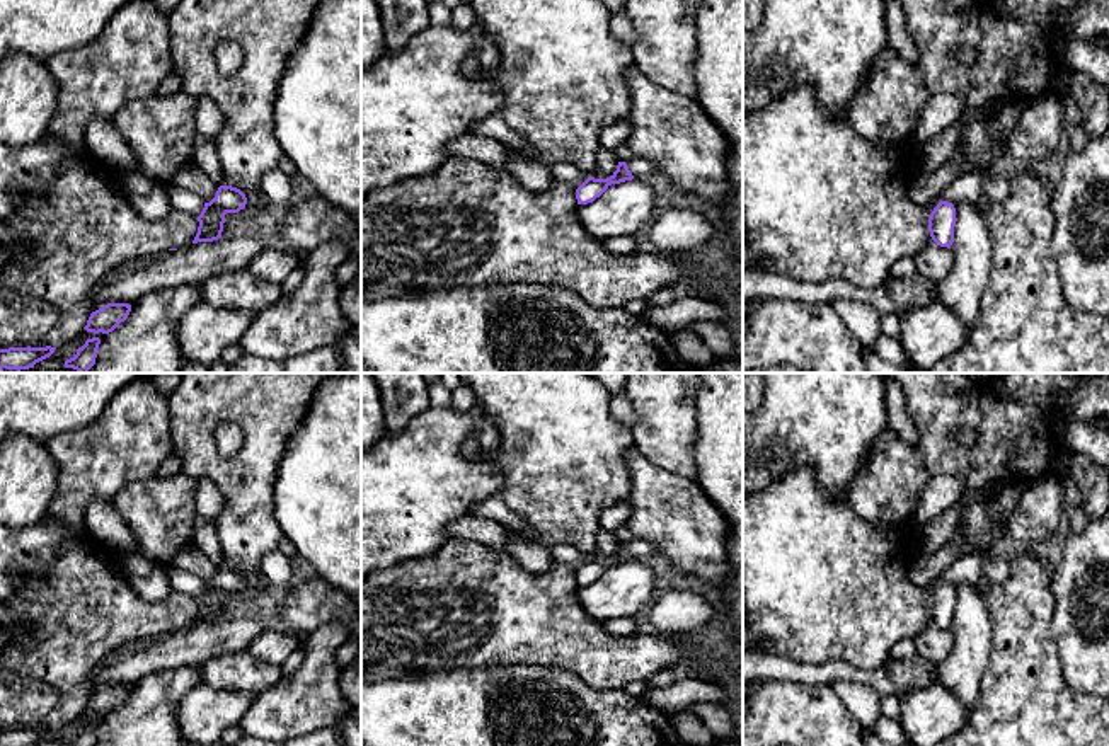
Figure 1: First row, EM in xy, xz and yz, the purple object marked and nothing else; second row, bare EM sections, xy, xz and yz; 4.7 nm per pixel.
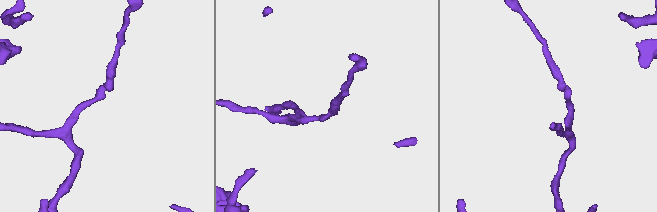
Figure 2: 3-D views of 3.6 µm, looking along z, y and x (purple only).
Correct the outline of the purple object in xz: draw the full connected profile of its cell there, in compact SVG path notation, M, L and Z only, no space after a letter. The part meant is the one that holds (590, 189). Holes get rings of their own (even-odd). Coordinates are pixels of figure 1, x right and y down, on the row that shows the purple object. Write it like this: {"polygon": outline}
{"polygon": "M618 162L617 170L606 177L606 179L595 179L588 177L577 189L576 189L576 199L577 204L588 204L593 203L596 198L600 198L612 184L620 184L625 181L632 181L634 175L630 174L625 162Z"}

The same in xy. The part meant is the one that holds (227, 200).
{"polygon": "M220 186L215 198L204 203L201 215L198 216L199 227L192 244L213 242L221 237L225 215L238 213L247 204L245 194L232 186Z"}

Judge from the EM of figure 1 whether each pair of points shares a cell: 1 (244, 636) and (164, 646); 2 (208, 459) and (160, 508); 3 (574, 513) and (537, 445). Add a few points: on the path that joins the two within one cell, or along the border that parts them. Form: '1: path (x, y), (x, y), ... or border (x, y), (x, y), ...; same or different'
1: path (224, 637), (184, 646); same
2: border (181, 470), (196, 479); different
3: path (563, 496), (561, 469), (554, 462); same

